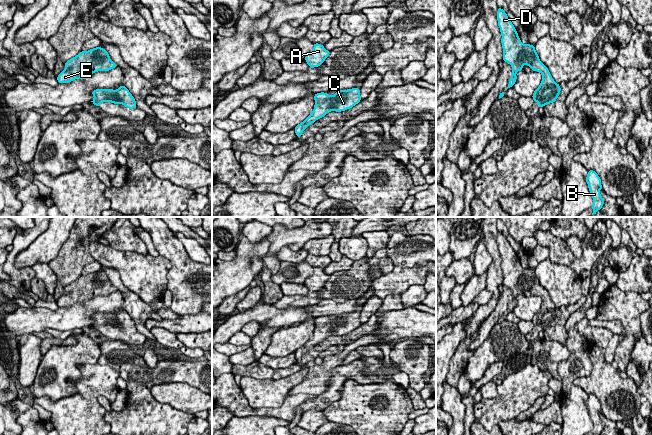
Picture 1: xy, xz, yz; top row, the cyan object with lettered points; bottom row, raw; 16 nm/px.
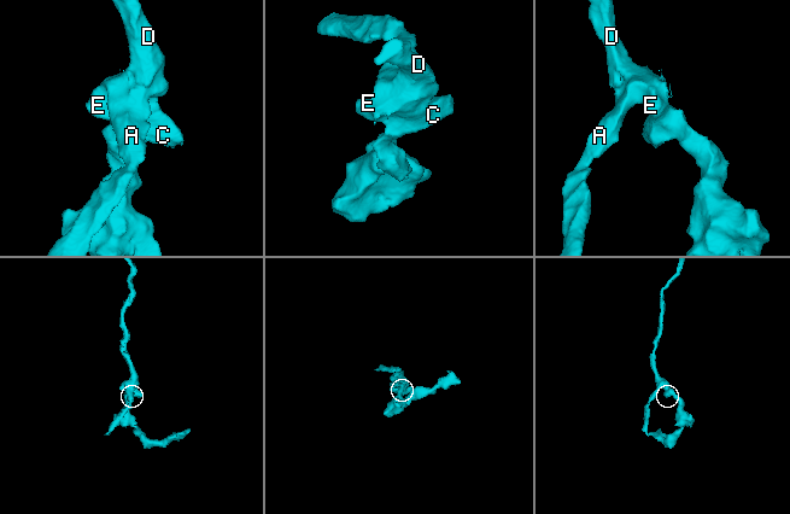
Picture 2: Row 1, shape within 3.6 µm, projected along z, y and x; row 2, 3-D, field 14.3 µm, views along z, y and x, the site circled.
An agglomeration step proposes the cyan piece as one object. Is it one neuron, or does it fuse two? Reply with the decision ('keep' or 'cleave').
keep

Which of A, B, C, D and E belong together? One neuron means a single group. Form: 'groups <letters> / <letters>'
groups A B C D E

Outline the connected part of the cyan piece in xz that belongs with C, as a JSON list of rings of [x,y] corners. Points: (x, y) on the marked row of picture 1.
[[[360,89],[336,90],[335,95],[325,92],[314,94],[315,105],[310,115],[294,129],[296,136],[301,137],[302,132],[319,118],[324,117],[330,111],[346,111],[361,101]]]

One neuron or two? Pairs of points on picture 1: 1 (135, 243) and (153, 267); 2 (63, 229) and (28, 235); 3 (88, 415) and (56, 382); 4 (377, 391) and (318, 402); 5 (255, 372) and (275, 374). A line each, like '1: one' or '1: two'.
1: two
2: two
3: two
4: two
5: one

